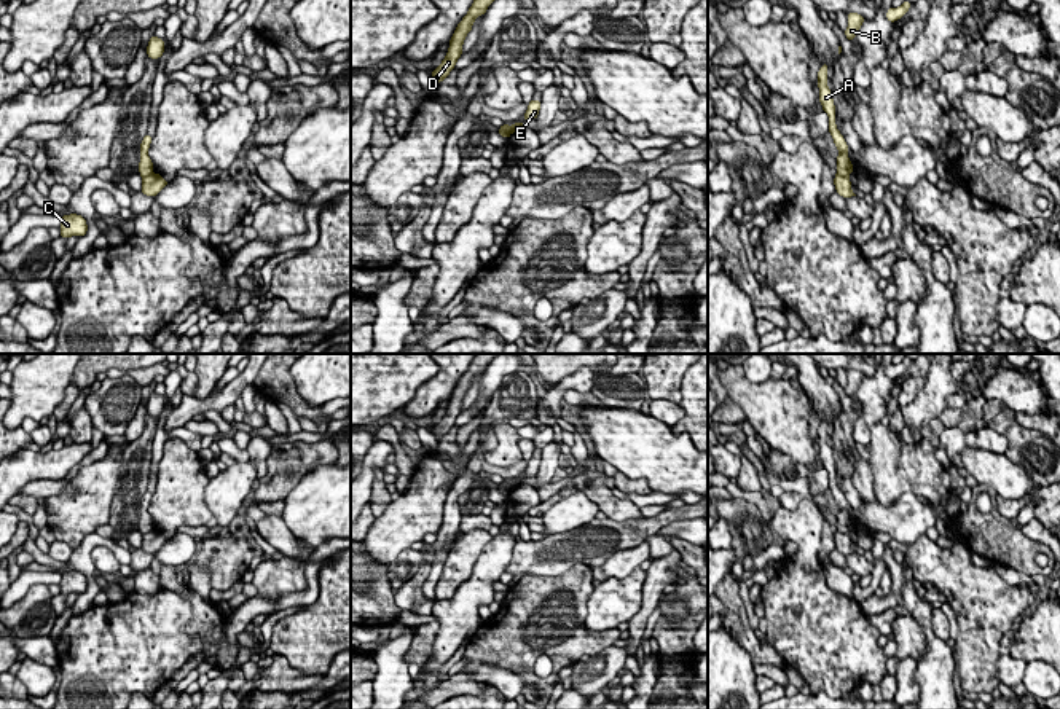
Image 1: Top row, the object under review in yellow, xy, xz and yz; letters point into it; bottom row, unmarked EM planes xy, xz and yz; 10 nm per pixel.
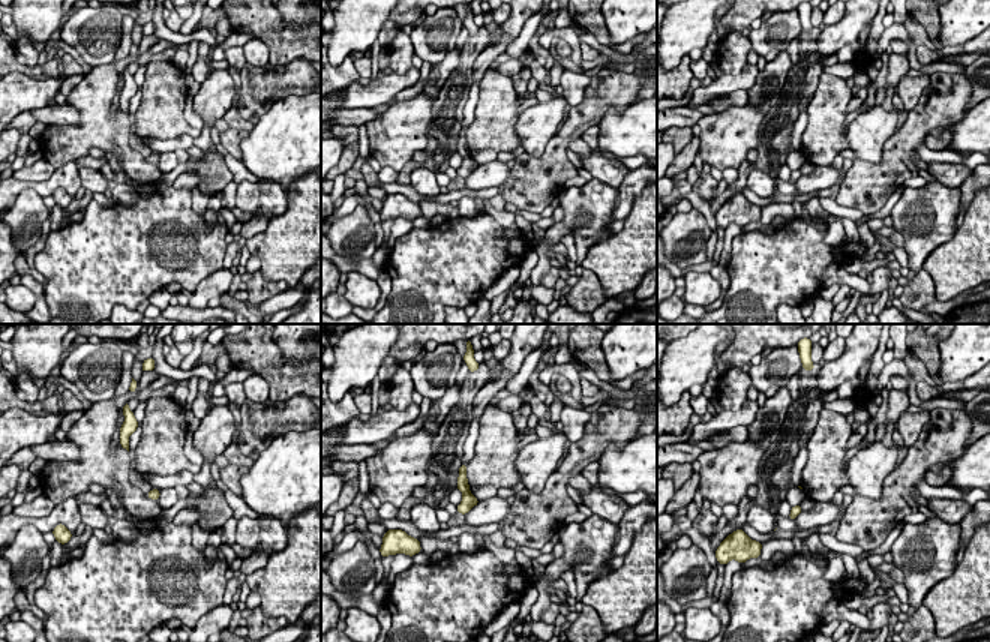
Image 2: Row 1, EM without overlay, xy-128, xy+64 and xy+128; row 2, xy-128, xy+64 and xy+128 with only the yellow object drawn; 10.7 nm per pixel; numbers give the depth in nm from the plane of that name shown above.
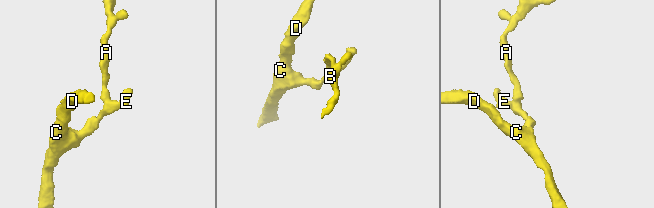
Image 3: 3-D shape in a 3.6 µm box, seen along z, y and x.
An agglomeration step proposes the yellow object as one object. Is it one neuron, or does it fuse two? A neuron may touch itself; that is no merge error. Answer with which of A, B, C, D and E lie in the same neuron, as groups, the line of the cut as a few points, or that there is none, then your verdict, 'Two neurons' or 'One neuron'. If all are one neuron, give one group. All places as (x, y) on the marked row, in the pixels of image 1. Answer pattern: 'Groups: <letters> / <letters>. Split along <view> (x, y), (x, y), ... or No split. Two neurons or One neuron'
Groups: A B / C D E. Split along xy (152, 172), (142, 179). Two neurons

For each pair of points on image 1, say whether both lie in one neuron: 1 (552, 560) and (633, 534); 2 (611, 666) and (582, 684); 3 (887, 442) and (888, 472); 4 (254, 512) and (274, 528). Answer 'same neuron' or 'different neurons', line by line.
1: same neuron
2: same neuron
3: same neuron
4: different neurons

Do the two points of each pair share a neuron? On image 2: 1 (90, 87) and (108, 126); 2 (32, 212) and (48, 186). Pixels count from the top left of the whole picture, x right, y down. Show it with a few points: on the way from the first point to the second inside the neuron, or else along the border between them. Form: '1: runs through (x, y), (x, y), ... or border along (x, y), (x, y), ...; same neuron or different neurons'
1: runs through (93, 96), (99, 117); same neuron
2: border along (42, 198), (33, 189), (24, 189), (15, 201); different neurons

